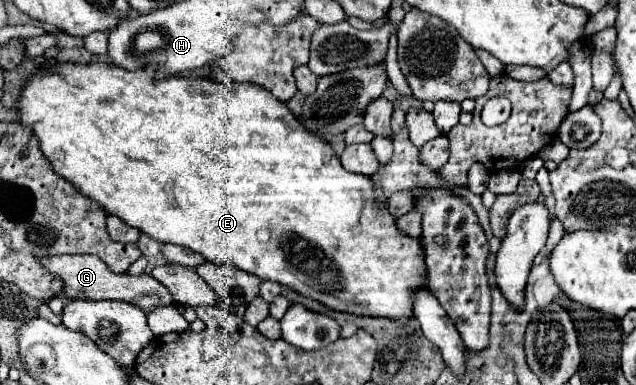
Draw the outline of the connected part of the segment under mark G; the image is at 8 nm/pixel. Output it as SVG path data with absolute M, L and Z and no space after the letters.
M50 256L44 258L42 264L56 276L60 276L66 282L66 296L68 298L94 298L94 300L122 300L136 304L146 314L160 306L174 304L172 294L154 278L148 274L130 276L130 274L114 274L104 260L98 256Z

